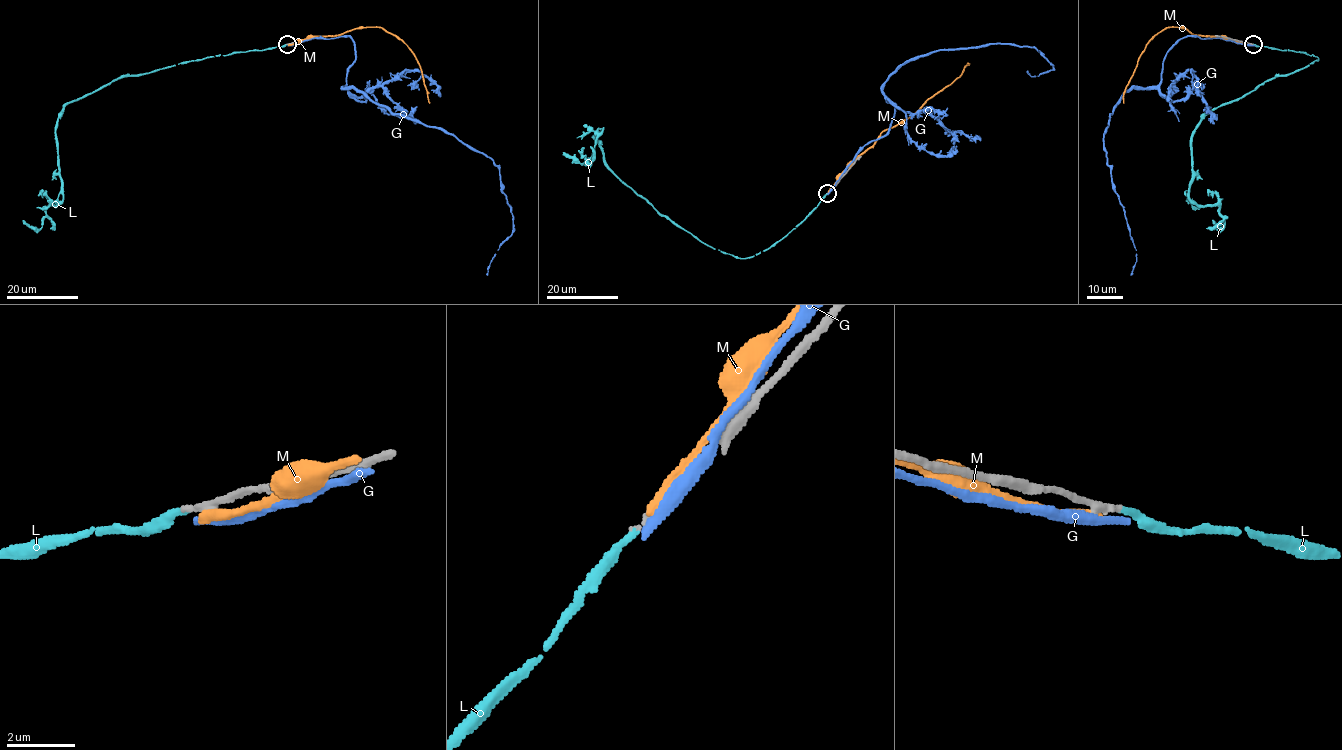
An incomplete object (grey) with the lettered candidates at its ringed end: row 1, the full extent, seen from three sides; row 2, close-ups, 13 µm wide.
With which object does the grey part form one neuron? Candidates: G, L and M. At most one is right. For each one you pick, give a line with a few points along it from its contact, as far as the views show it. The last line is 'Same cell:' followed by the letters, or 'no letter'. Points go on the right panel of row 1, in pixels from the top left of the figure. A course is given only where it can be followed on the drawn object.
L: via (1253, 44), (1318, 59), (1276, 75), (1203, 118), (1192, 136), (1189, 198), (1217, 205), (1223, 228), (1212, 220)
Same cell: L

